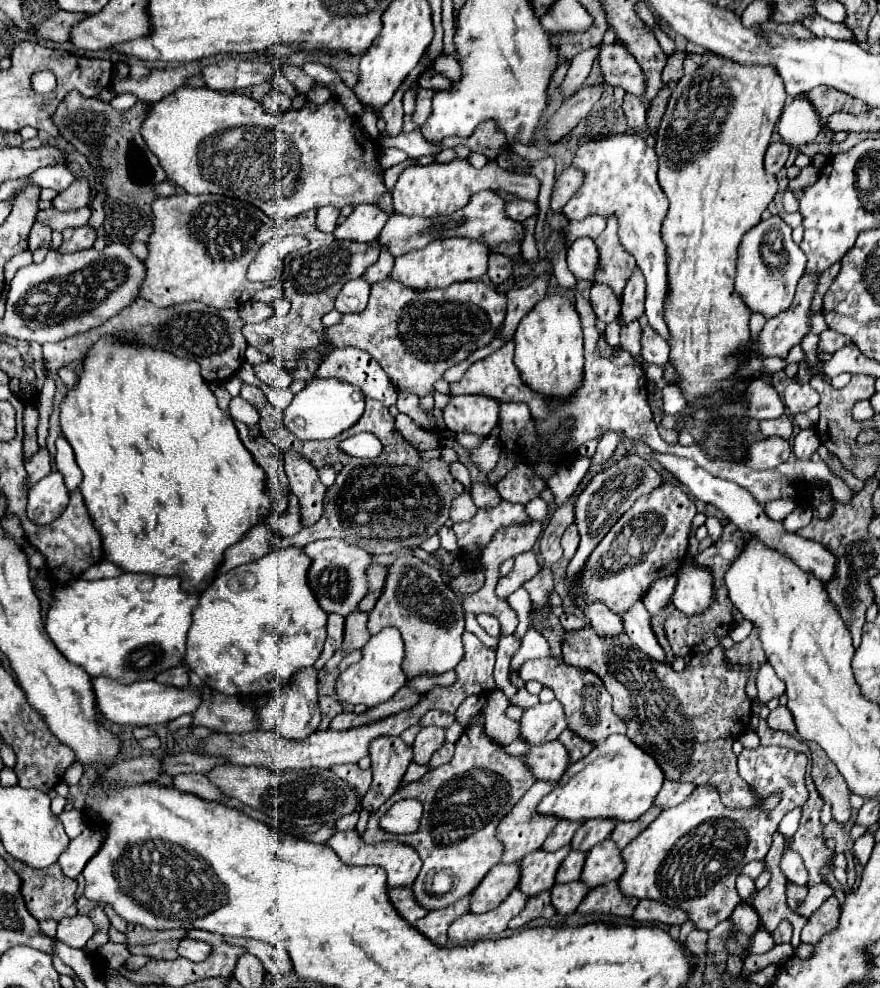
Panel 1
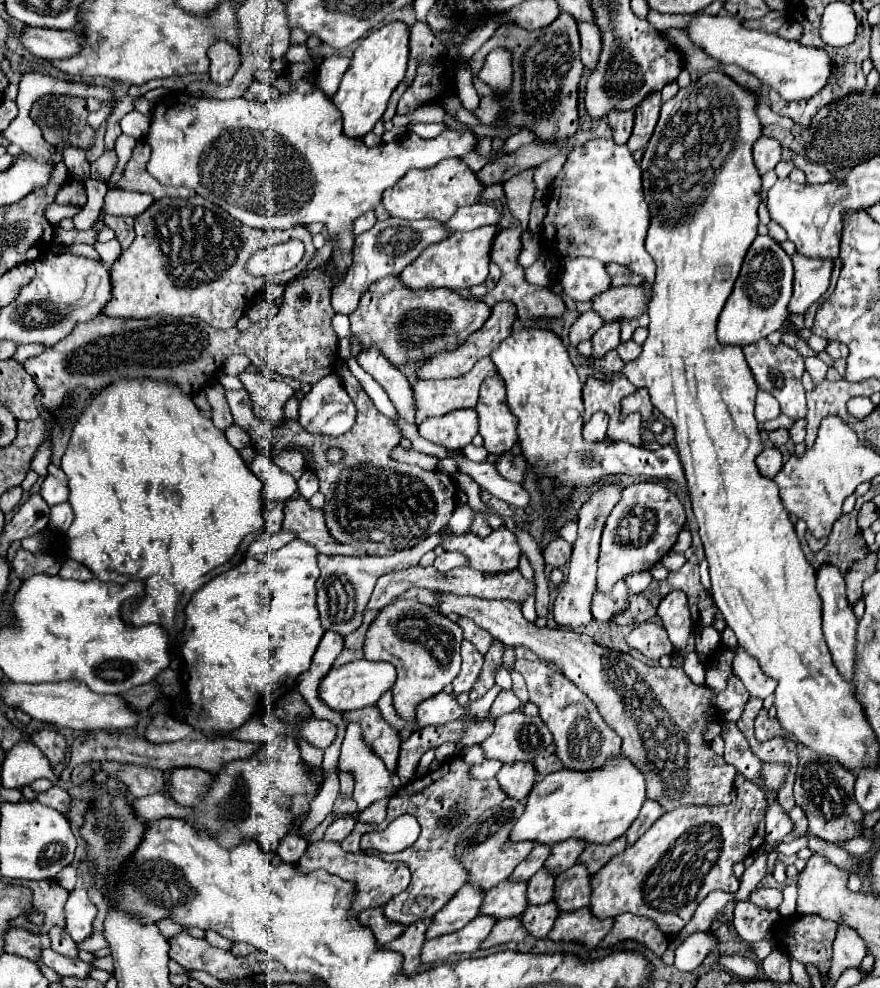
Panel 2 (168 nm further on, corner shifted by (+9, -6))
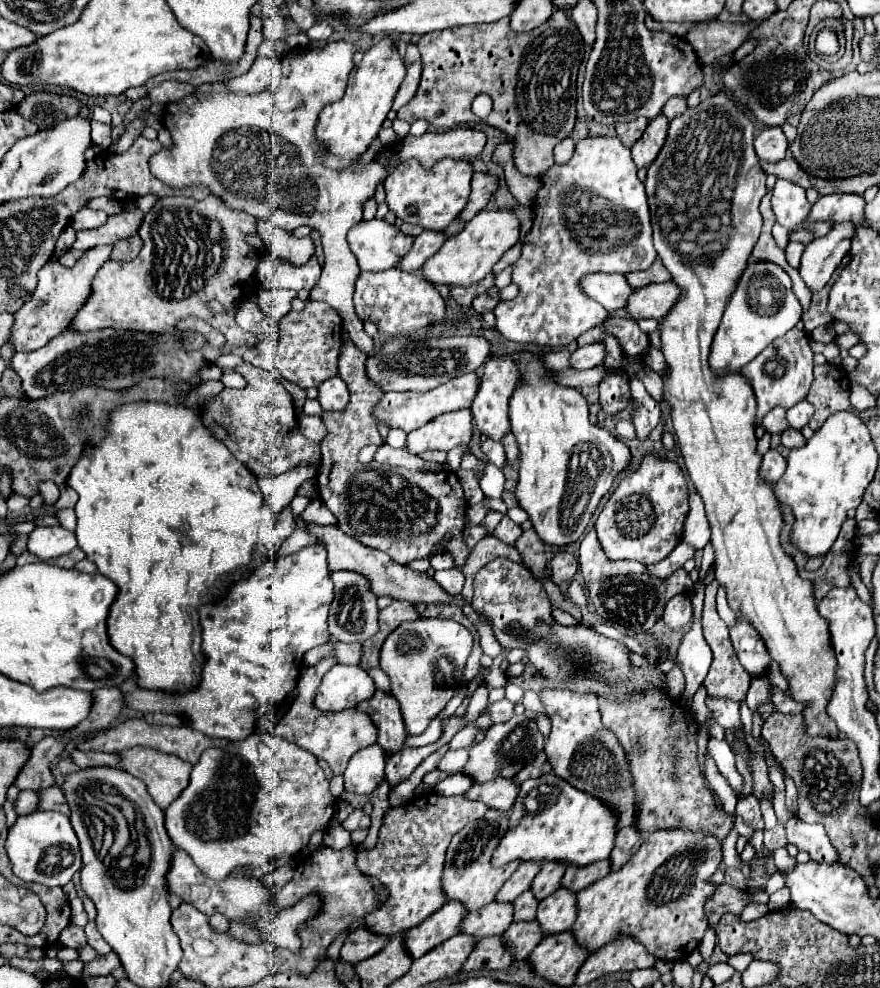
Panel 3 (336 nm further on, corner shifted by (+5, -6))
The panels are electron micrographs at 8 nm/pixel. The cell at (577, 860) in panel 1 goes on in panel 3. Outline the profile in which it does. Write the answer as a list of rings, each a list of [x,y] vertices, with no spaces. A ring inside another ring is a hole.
[[[528,891],[522,893],[512,905],[514,905],[514,921],[532,921],[536,917],[538,899],[534,899],[534,895],[530,895]]]

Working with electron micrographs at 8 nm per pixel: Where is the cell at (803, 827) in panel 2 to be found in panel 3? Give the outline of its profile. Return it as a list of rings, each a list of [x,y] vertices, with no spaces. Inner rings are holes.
[[[784,775],[784,783],[786,783],[786,807],[792,815],[796,815],[796,785],[788,775]]]

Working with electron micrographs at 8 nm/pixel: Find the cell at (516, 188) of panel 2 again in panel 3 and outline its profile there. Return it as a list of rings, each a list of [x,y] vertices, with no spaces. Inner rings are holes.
[[[554,11],[552,19],[532,29],[530,33],[514,33],[508,19],[486,25],[466,25],[450,27],[444,31],[434,31],[422,35],[418,41],[420,55],[424,59],[422,81],[416,95],[398,111],[398,119],[414,123],[418,119],[428,121],[436,129],[452,129],[460,123],[476,123],[472,113],[472,99],[480,93],[490,95],[492,111],[484,119],[512,137],[514,143],[514,165],[522,175],[540,175],[554,165],[552,149],[560,139],[572,133],[576,119],[576,75],[584,59],[584,39],[564,11]]]

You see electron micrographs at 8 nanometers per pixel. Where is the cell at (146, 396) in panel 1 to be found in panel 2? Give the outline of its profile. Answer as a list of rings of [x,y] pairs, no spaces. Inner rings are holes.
[[[118,379],[100,391],[96,391],[92,403],[80,413],[76,423],[72,425],[72,435],[68,449],[62,457],[62,471],[68,475],[68,487],[70,487],[70,505],[74,509],[74,521],[70,529],[66,531],[66,545],[68,545],[68,555],[70,559],[86,565],[96,579],[100,581],[114,581],[114,583],[126,583],[130,579],[150,579],[150,587],[146,587],[146,595],[142,603],[130,611],[126,611],[126,619],[132,625],[148,625],[148,623],[158,623],[164,629],[176,633],[182,627],[184,619],[184,609],[190,601],[190,597],[204,585],[204,575],[208,575],[212,569],[228,563],[234,553],[238,551],[240,543],[244,541],[246,535],[262,531],[264,529],[264,519],[262,519],[262,481],[248,469],[246,463],[242,463],[242,457],[238,451],[228,443],[226,435],[222,429],[218,429],[210,417],[204,417],[200,409],[194,405],[192,397],[188,393],[182,393],[176,383],[168,381],[156,381],[156,379]]]

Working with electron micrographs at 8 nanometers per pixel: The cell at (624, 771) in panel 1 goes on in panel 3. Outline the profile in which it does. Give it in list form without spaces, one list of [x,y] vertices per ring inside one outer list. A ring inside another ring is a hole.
[[[546,773],[538,779],[526,779],[520,785],[520,793],[510,809],[508,817],[508,829],[504,837],[500,839],[494,855],[492,855],[492,867],[502,867],[512,861],[534,861],[534,863],[544,863],[544,861],[556,861],[556,863],[570,863],[576,867],[590,865],[594,861],[602,861],[610,857],[610,851],[614,847],[614,837],[616,837],[616,815],[614,811],[610,813],[606,805],[598,803],[592,795],[586,795],[574,787],[570,787],[564,779],[558,779],[554,773]],[[532,795],[536,797],[536,811],[530,813],[526,809],[526,797]]]

